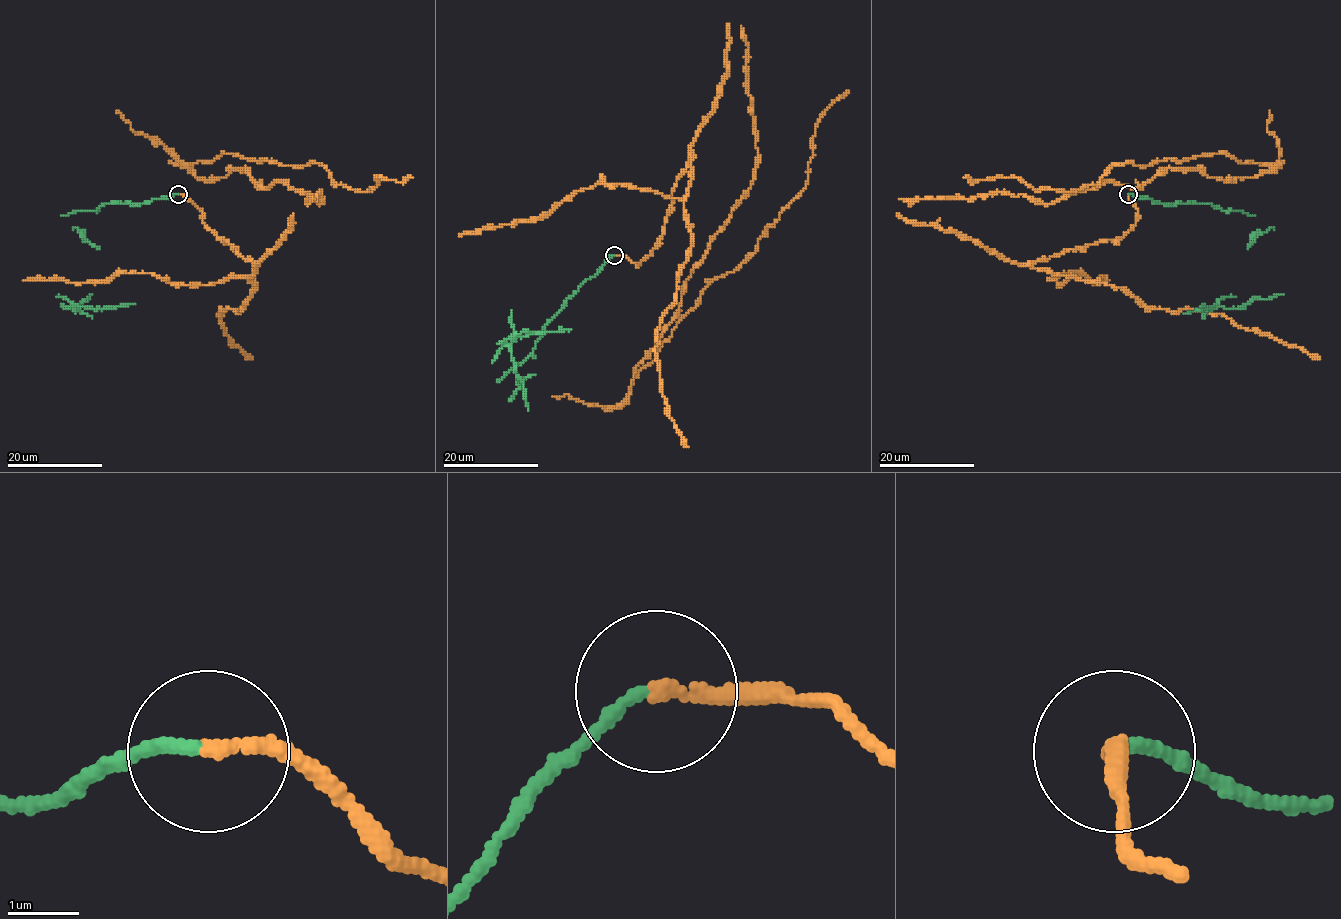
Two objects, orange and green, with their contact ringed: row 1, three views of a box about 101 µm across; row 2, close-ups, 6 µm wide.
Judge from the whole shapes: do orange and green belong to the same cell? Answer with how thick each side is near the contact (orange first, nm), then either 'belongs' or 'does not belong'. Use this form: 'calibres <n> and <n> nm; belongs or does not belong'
calibres 200 and 170 nm; does not belong

